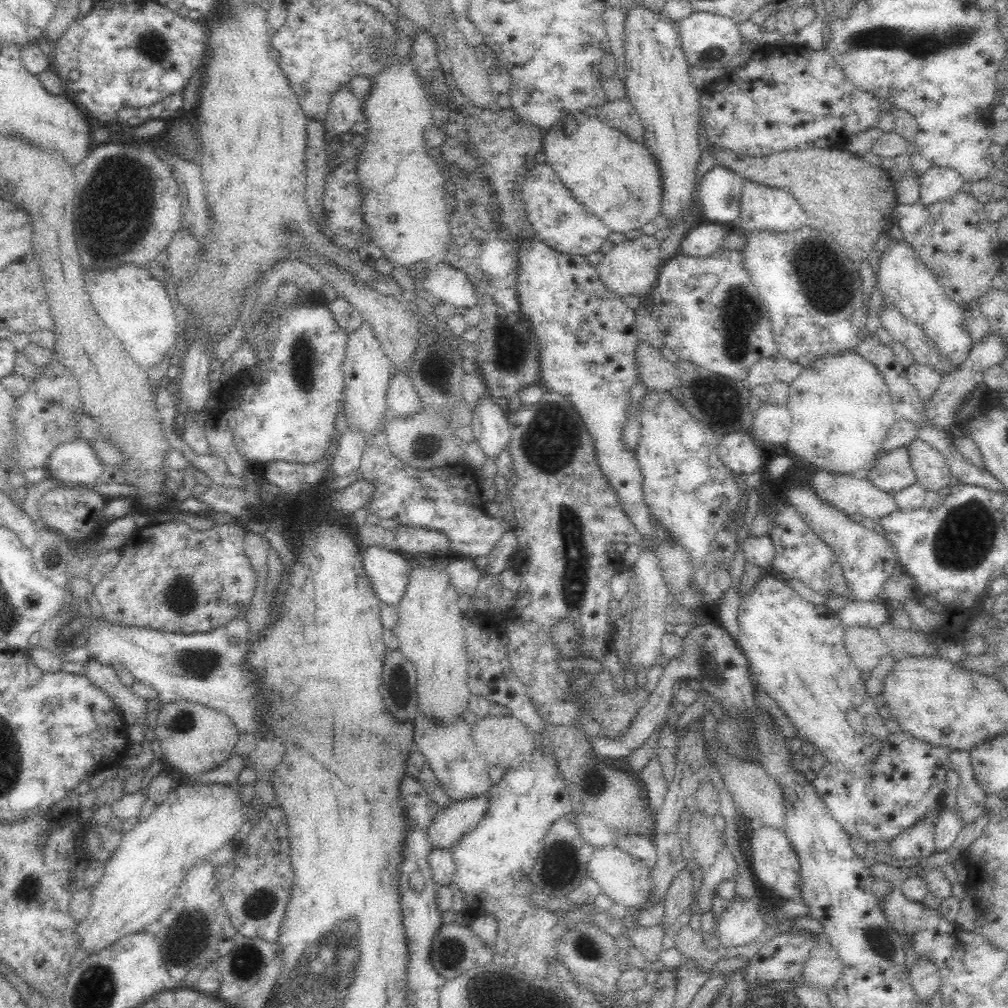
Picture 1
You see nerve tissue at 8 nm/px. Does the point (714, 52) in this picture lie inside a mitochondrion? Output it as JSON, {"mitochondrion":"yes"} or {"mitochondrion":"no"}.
{"mitochondrion":"yes"}

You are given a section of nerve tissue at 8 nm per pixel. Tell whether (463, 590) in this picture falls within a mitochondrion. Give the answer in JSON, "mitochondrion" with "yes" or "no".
{"mitochondrion":"no"}

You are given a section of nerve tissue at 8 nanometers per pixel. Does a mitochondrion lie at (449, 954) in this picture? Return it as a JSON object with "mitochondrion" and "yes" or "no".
{"mitochondrion":"yes"}

